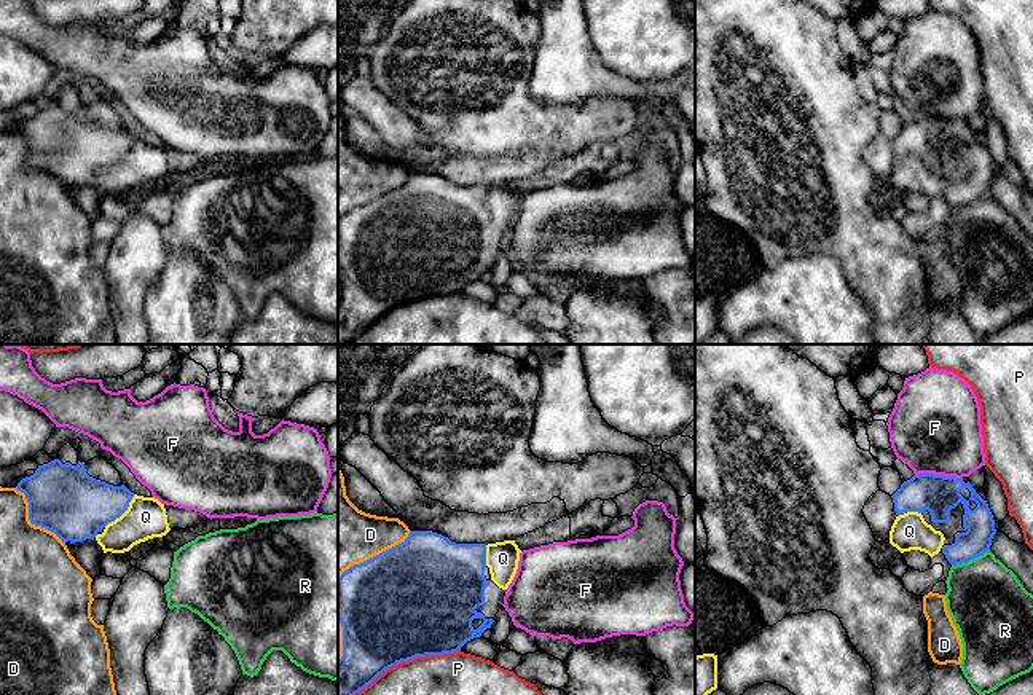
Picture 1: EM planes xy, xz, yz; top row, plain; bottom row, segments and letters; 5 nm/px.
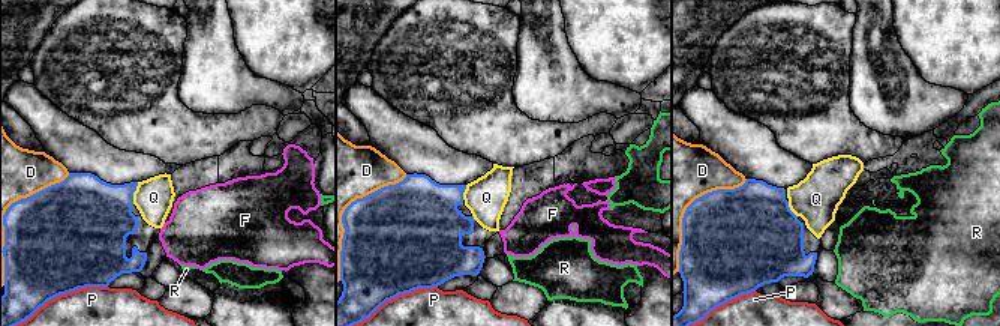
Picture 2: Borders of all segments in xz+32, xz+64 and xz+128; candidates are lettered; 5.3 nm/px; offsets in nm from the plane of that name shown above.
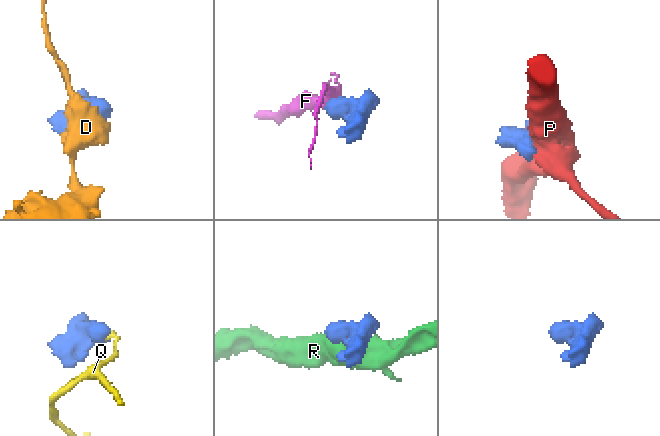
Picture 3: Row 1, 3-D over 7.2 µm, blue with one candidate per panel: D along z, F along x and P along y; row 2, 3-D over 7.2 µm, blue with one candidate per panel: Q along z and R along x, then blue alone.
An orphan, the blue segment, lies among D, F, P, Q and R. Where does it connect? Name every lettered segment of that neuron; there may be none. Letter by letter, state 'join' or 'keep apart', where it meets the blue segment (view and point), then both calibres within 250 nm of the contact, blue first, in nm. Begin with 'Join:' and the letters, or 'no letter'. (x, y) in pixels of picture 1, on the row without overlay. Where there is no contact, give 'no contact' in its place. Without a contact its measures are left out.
Join: Q
D: keep apart | xz (373, 200) | 500/320 nm
F: keep apart | yz (939, 118) | 200/460 nm
P: keep apart | xz (402, 303) | 500/460 nm
Q: join | xy (121, 157) | 340/200 nm
R: keep apart | yz (970, 203) | 150/400 nm

